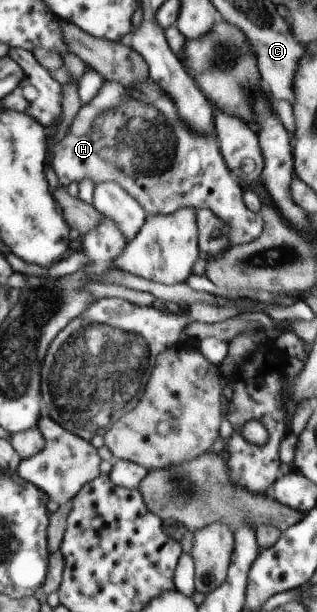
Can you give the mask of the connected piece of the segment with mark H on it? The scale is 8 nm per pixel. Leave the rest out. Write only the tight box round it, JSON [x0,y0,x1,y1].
[52,78,265,247]

